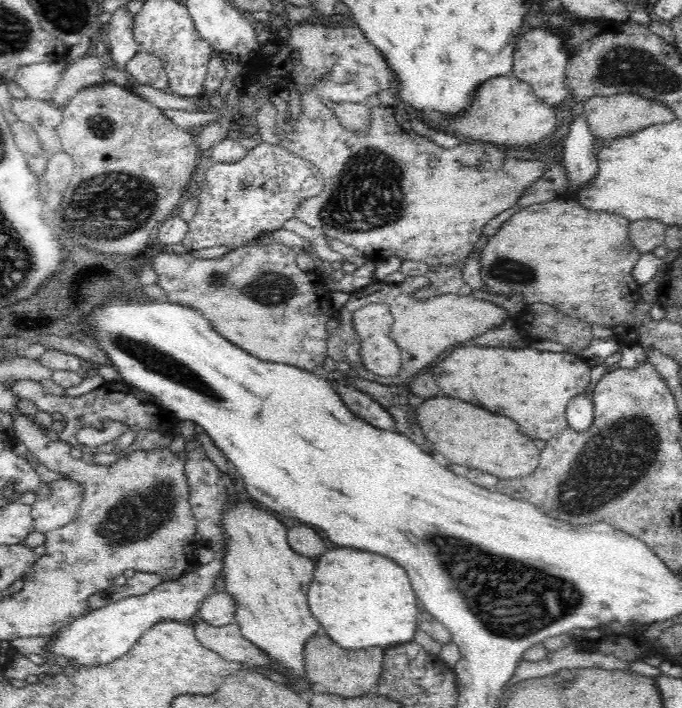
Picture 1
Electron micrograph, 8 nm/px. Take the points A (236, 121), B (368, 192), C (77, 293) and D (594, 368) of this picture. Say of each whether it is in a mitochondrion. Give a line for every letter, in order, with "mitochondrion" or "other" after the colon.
A: other
B: mitochondrion
C: mitochondrion
D: other

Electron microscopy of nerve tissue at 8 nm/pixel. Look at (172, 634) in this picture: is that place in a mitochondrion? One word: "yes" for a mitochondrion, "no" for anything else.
no

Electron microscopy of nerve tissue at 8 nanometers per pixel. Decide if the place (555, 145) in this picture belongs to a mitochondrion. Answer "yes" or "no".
no

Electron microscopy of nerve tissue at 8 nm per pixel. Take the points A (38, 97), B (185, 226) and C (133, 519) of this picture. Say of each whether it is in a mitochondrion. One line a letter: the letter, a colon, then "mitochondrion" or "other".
A: other
B: other
C: mitochondrion

